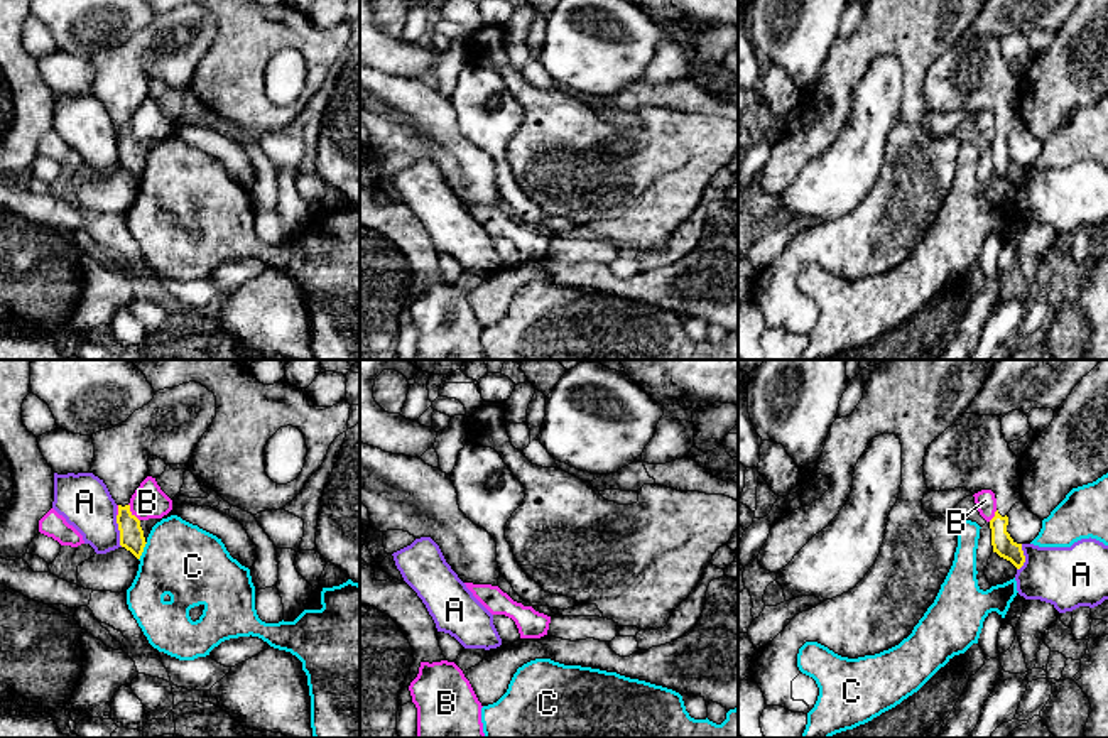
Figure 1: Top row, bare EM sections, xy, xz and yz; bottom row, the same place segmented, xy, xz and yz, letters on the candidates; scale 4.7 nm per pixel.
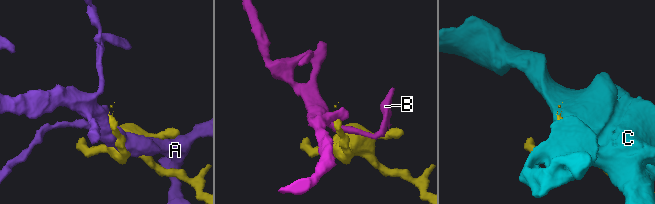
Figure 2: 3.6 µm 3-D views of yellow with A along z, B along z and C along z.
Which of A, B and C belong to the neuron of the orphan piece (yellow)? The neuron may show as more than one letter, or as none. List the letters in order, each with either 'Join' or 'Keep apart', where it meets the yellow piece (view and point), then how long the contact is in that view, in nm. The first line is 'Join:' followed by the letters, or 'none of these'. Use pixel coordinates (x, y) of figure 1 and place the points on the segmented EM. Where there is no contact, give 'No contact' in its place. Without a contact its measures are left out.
Join: none of these
A: Keep apart. Touches yellow at xy (119, 529). Shared border 160 nm
B: Keep apart. Touches yellow at xy (130, 512). Shared border 100 nm
C: Keep apart. Touches yellow at xy (142, 551). Shared border 100 nm

